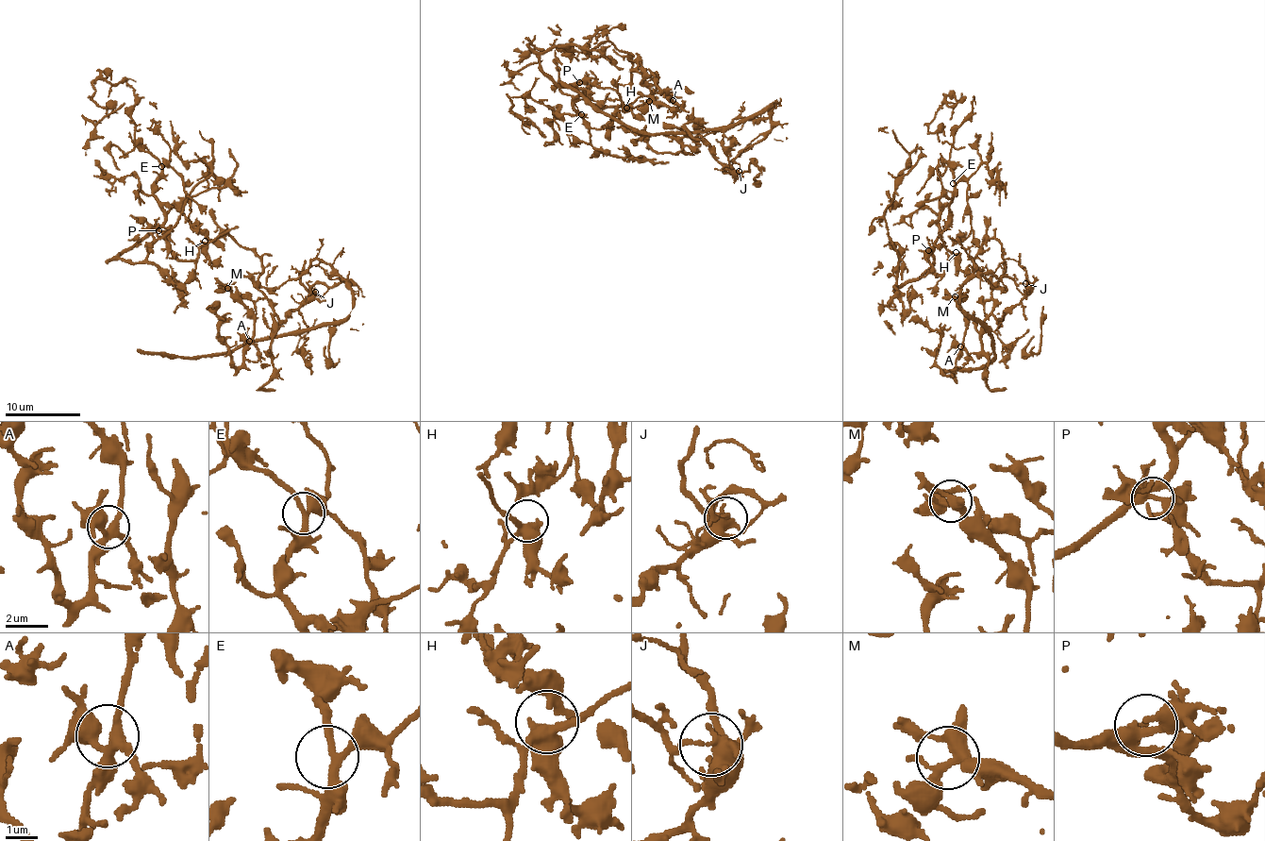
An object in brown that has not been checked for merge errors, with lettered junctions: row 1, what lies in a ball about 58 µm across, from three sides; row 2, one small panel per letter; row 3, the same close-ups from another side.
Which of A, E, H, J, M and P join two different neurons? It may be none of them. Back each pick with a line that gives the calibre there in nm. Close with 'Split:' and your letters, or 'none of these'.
J: 320 nm thick
Split: J

